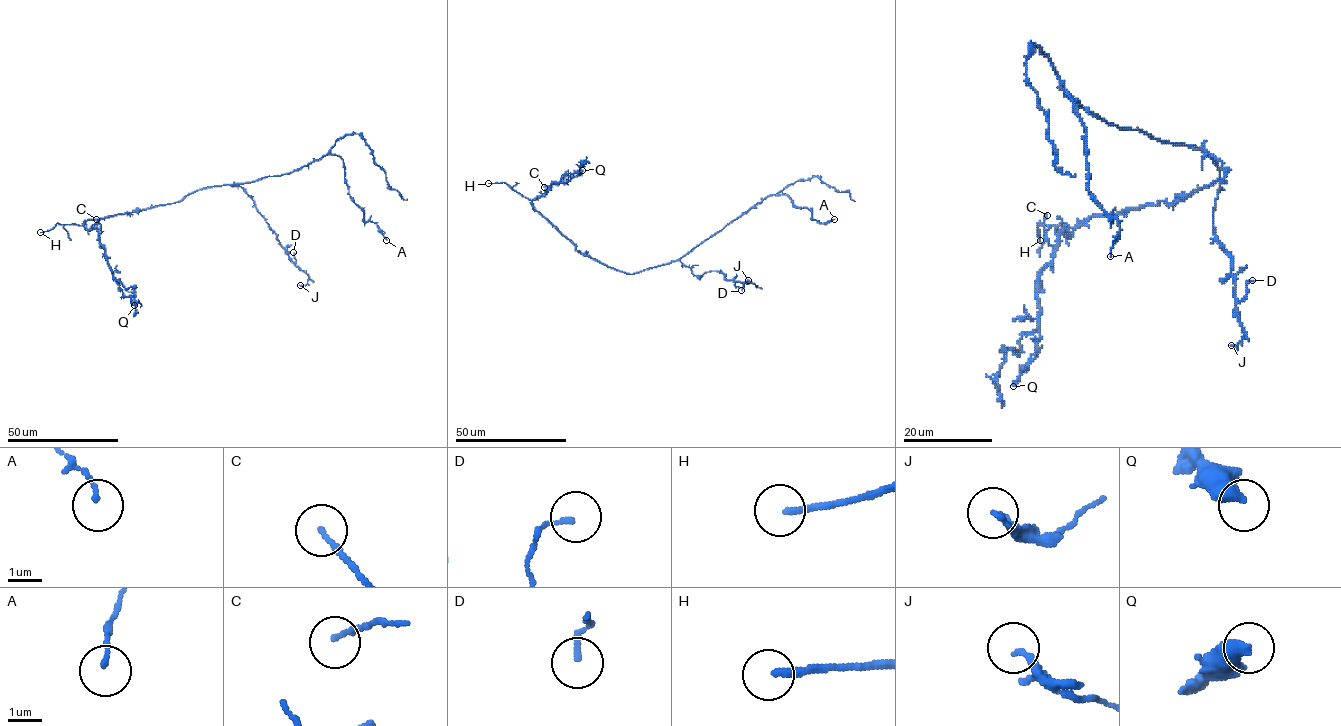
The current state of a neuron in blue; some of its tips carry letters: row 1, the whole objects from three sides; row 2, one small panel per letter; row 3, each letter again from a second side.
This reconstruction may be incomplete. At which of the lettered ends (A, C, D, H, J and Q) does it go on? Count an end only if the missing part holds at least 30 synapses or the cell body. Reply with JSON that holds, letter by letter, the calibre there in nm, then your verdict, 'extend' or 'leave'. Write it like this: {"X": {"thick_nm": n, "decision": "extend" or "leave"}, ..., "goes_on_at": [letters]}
{"A": {"thick_nm": 120, "decision": "leave"}, "C": {"thick_nm": 160, "decision": "leave"}, "D": {"thick_nm": 130, "decision": "leave"}, "H": {"thick_nm": 190, "decision": "extend"}, "J": {"thick_nm": 190, "decision": "leave"}, "Q": {"thick_nm": 440, "decision": "leave"}, "goes_on_at": ["H"]}

